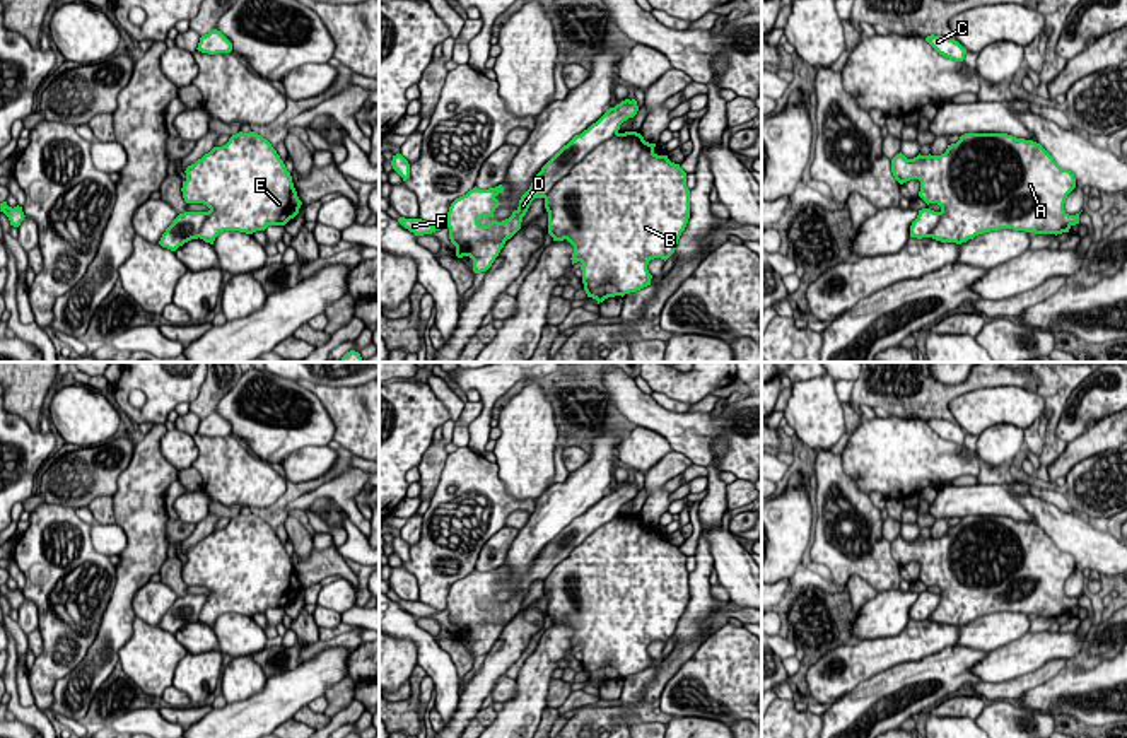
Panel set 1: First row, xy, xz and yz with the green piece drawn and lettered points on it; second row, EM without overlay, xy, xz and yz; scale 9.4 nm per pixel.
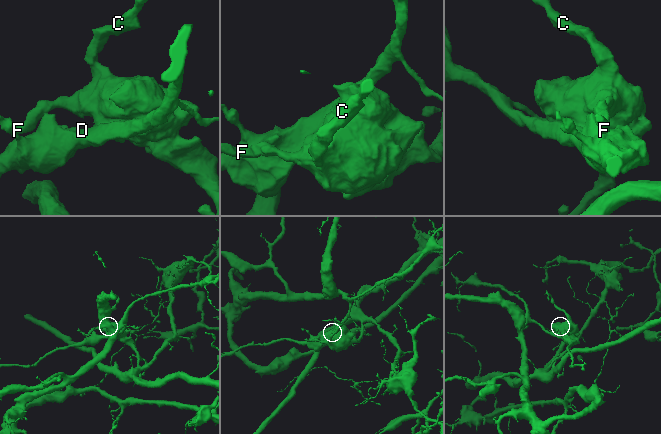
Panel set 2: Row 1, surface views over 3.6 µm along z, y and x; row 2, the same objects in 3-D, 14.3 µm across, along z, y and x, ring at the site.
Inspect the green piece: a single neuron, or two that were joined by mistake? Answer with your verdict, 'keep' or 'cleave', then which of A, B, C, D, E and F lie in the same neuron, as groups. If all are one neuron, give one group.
cleave; A B C E F / D

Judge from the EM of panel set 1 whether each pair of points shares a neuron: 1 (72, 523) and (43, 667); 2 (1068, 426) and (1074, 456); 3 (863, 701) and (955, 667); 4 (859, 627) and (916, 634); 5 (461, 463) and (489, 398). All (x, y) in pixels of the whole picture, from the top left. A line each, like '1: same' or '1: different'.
1: same
2: different
3: same
4: different
5: different

